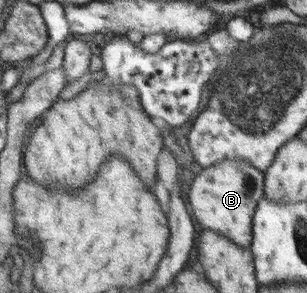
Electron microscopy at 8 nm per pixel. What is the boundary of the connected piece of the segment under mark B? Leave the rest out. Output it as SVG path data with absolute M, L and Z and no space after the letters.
M243 159L218 162L194 179L189 196L194 215L204 230L223 233L245 247L253 246L255 213L266 197L266 174L260 168Z

